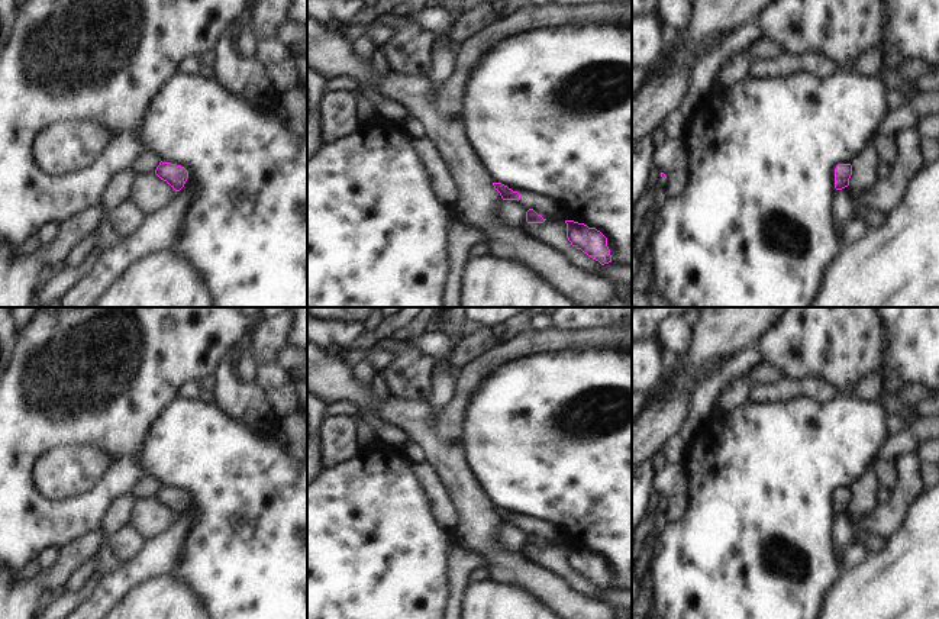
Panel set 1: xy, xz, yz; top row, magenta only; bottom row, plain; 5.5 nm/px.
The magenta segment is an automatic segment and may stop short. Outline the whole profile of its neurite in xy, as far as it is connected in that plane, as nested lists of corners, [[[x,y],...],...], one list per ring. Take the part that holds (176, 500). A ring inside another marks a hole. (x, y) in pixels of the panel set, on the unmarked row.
[[[162,486],[156,491],[155,499],[167,506],[175,516],[180,516],[188,503],[188,496],[184,491]]]

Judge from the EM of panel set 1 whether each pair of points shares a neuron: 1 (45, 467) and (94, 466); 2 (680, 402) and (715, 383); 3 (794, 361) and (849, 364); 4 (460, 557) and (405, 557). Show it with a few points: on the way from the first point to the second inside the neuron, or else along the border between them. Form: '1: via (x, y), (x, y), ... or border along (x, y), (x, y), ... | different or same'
1: via (57, 467), (83, 466) | same
2: border along (713, 371), (696, 387), (683, 424), (678, 428) | different
3: via (807, 361), (836, 361) | same
4: border along (457, 547), (451, 550) | different

